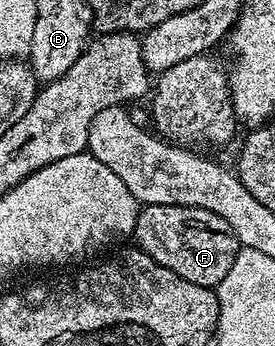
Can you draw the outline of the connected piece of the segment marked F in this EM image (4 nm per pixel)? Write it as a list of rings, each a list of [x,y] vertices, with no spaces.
[[[146,205],[140,210],[137,221],[135,222],[134,242],[137,241],[138,250],[149,253],[149,257],[153,257],[153,261],[157,261],[157,265],[161,265],[165,269],[169,269],[173,273],[177,273],[177,277],[185,277],[185,281],[193,281],[193,285],[201,285],[212,289],[218,288],[221,281],[225,281],[225,273],[229,273],[229,269],[233,269],[233,261],[237,257],[237,253],[241,249],[237,237],[233,233],[233,229],[229,229],[229,221],[225,221],[221,217],[217,217],[217,213],[209,213],[209,209],[197,209],[196,207],[182,207],[181,205]]]

